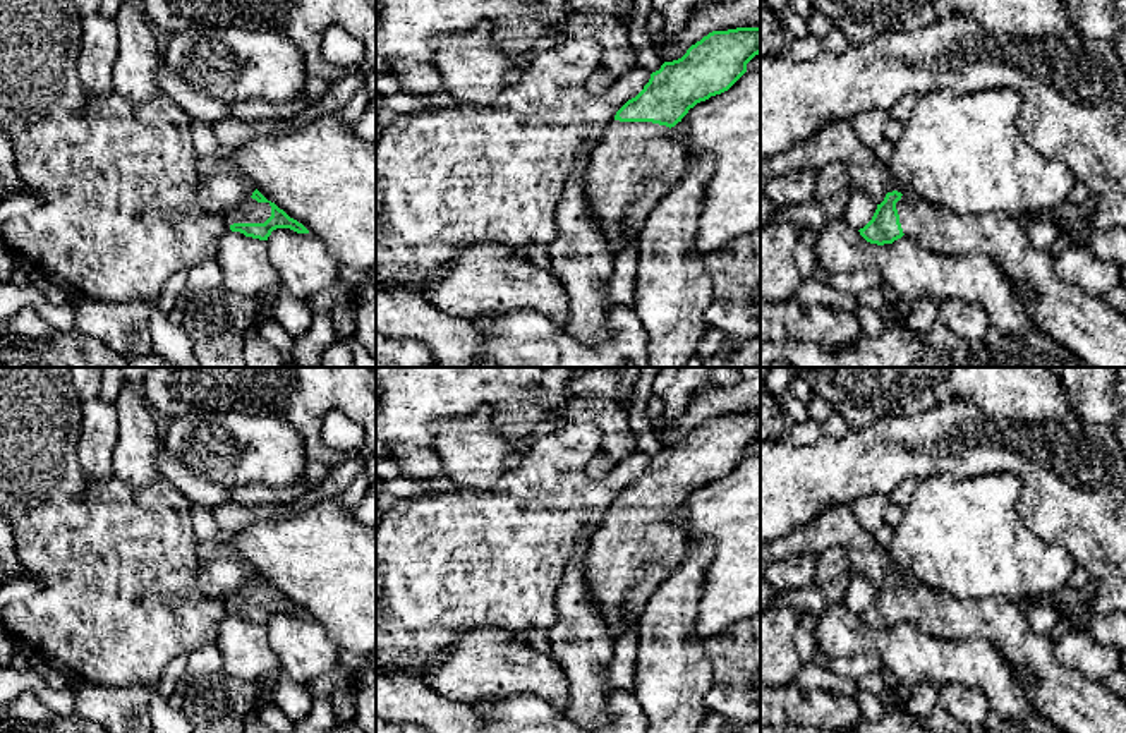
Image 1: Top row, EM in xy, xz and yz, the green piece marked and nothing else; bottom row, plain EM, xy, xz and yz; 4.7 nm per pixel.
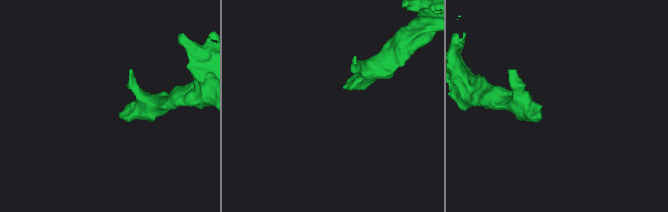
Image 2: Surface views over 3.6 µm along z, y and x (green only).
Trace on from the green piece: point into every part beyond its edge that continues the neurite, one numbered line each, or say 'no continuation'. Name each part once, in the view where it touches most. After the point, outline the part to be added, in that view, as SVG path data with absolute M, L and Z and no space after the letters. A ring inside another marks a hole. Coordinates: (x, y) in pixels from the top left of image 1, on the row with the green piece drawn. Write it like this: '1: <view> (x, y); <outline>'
1: xy (249, 212); M247 197L235 209L221 211L228 227L233 223L264 223L271 216L269 203L257 203Z

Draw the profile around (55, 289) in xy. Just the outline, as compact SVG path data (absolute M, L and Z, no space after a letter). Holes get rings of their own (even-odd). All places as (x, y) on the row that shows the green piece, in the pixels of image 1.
M43 268L31 270L31 285L57 306L70 304L77 295L64 278Z

